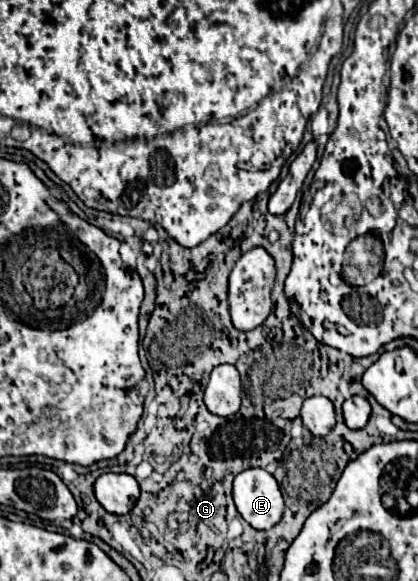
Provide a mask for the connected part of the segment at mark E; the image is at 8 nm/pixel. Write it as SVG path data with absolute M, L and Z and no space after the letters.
M247 469L233 481L233 499L239 515L257 531L269 531L283 517L283 495L271 473Z

